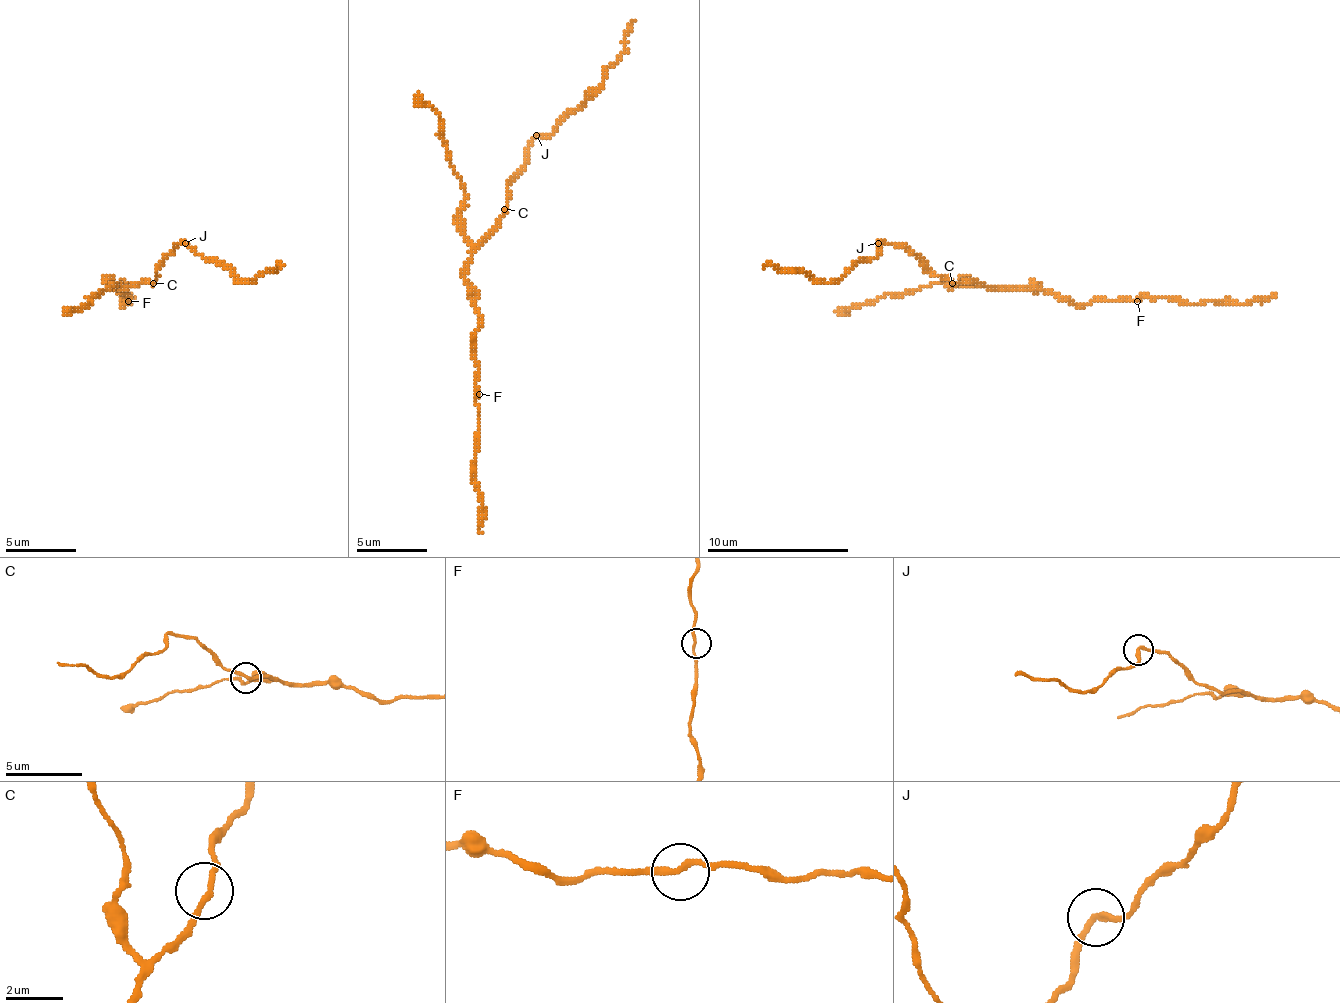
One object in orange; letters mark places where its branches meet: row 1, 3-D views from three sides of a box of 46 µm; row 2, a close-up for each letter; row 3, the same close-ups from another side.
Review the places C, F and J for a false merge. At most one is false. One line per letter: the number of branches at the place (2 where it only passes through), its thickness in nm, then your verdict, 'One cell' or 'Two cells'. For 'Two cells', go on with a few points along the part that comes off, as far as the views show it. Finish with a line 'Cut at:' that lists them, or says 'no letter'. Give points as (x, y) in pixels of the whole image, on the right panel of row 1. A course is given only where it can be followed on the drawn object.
C: Branches: 2. Thickness 200 nm. One cell
F: Branches: 2. Thickness 190 nm. One cell
J: Branches: 2. Thickness 190 nm. One cell
Cut at: no letter

